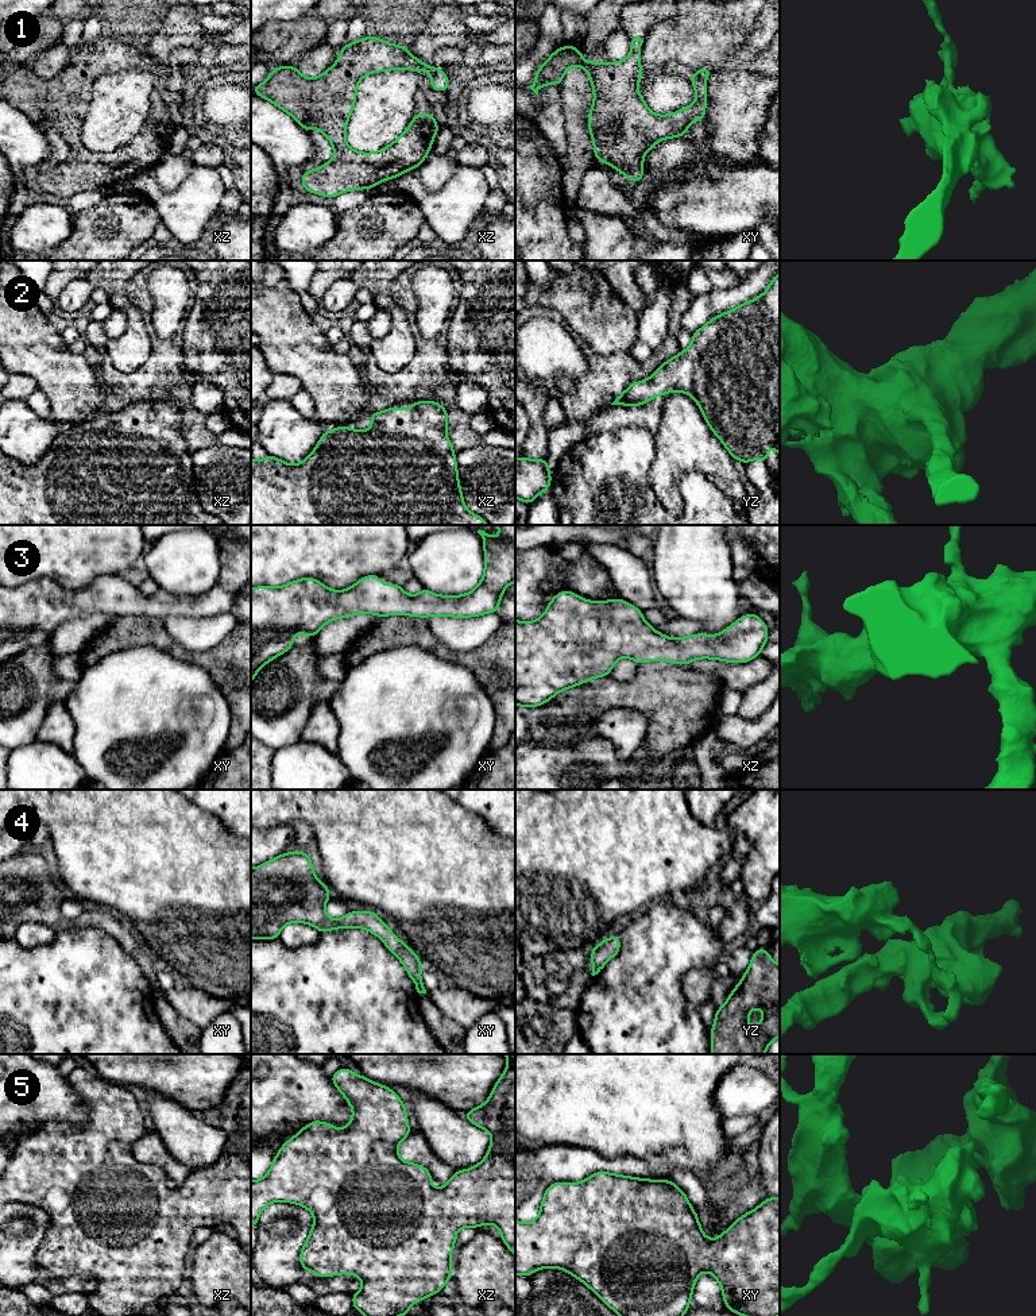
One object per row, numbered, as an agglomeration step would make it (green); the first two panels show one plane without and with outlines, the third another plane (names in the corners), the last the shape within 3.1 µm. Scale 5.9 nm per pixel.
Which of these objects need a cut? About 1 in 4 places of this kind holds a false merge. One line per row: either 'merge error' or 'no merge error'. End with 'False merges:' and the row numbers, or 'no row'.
1: merge error
2: no merge error
3: no merge error
4: no merge error
5: no merge error
False merges: 1

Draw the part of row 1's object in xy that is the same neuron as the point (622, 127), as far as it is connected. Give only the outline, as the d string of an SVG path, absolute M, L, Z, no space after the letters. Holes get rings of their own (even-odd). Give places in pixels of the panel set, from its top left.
M635 32L630 39L631 51L621 62L588 62L583 58L579 47L563 46L540 66L530 89L538 96L538 90L548 84L561 85L564 74L571 66L581 66L592 84L594 105L588 112L588 128L594 140L595 159L608 163L614 170L625 174L633 184L643 180L643 155L662 139L685 136L693 120L706 120L707 85L693 73L688 80L692 82L696 100L687 108L672 115L654 115L646 105L637 89L642 80L639 62L643 35Z

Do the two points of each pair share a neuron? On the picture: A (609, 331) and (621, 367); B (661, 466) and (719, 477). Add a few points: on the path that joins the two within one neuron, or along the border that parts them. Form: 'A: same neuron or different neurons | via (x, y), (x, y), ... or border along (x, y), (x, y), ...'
A: different neurons | border along (629, 351), (617, 351), (602, 357)
B: same neuron | via (676, 463), (704, 463)

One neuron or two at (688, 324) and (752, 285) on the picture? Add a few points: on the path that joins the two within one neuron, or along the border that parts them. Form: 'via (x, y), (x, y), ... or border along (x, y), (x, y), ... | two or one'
via (704, 308), (708, 304), (735, 296) | one

